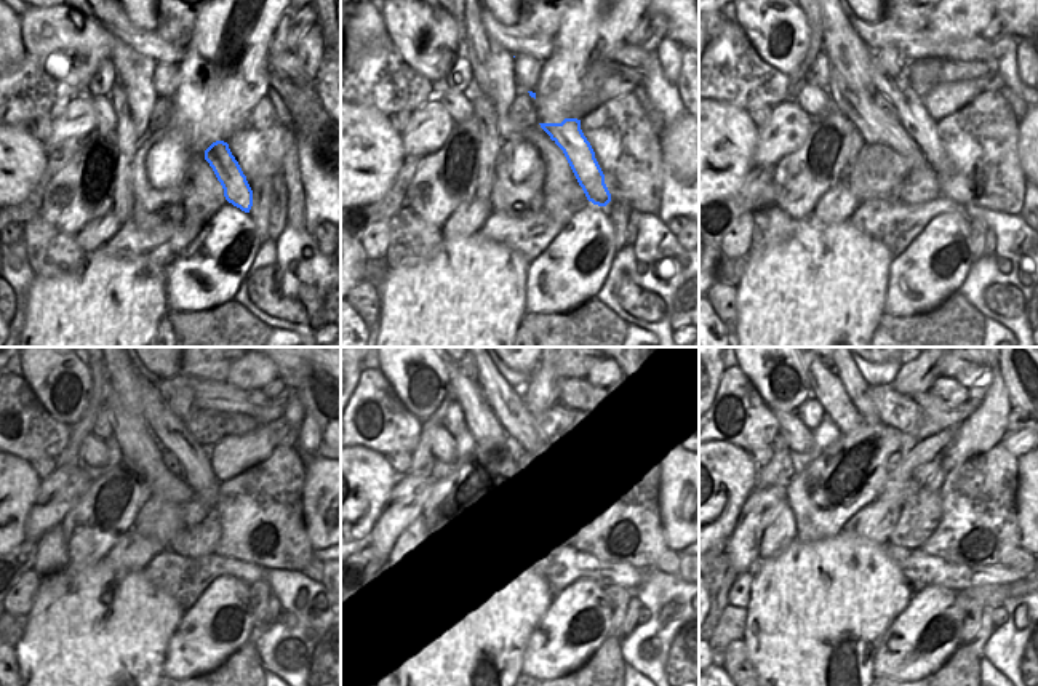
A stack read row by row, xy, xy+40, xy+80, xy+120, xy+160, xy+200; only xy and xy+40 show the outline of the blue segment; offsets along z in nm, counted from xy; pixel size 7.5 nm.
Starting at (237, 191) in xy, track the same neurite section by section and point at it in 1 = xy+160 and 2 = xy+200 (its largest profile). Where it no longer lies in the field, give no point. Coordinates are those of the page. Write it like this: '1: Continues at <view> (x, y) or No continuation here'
1: Continues at xy+160 (507, 403)
2: Continues at xy+200 (856, 387)

